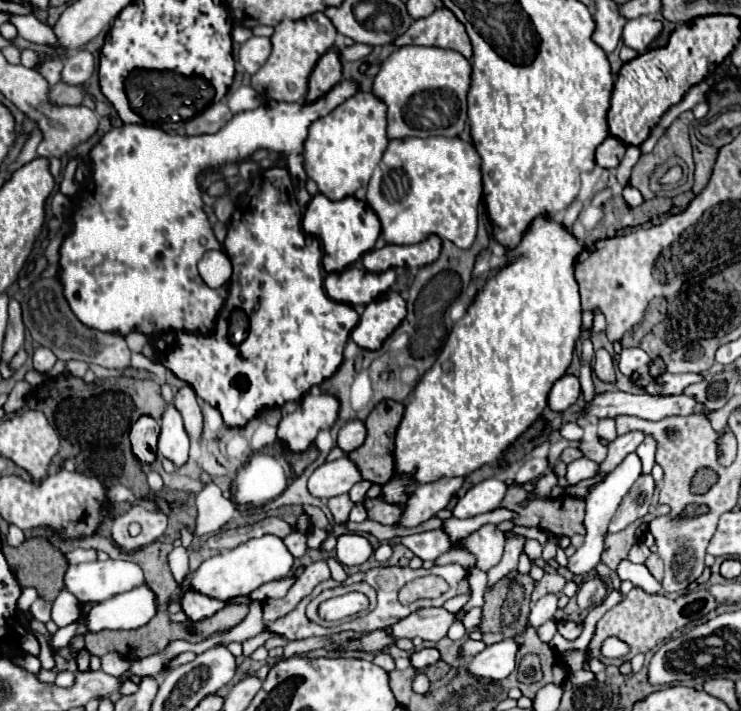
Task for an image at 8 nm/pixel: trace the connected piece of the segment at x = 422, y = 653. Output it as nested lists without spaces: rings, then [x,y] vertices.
[[[420,649],[420,651],[414,651],[410,655],[410,663],[418,671],[428,667],[428,665],[434,665],[438,659],[440,659],[440,653],[436,649]]]

